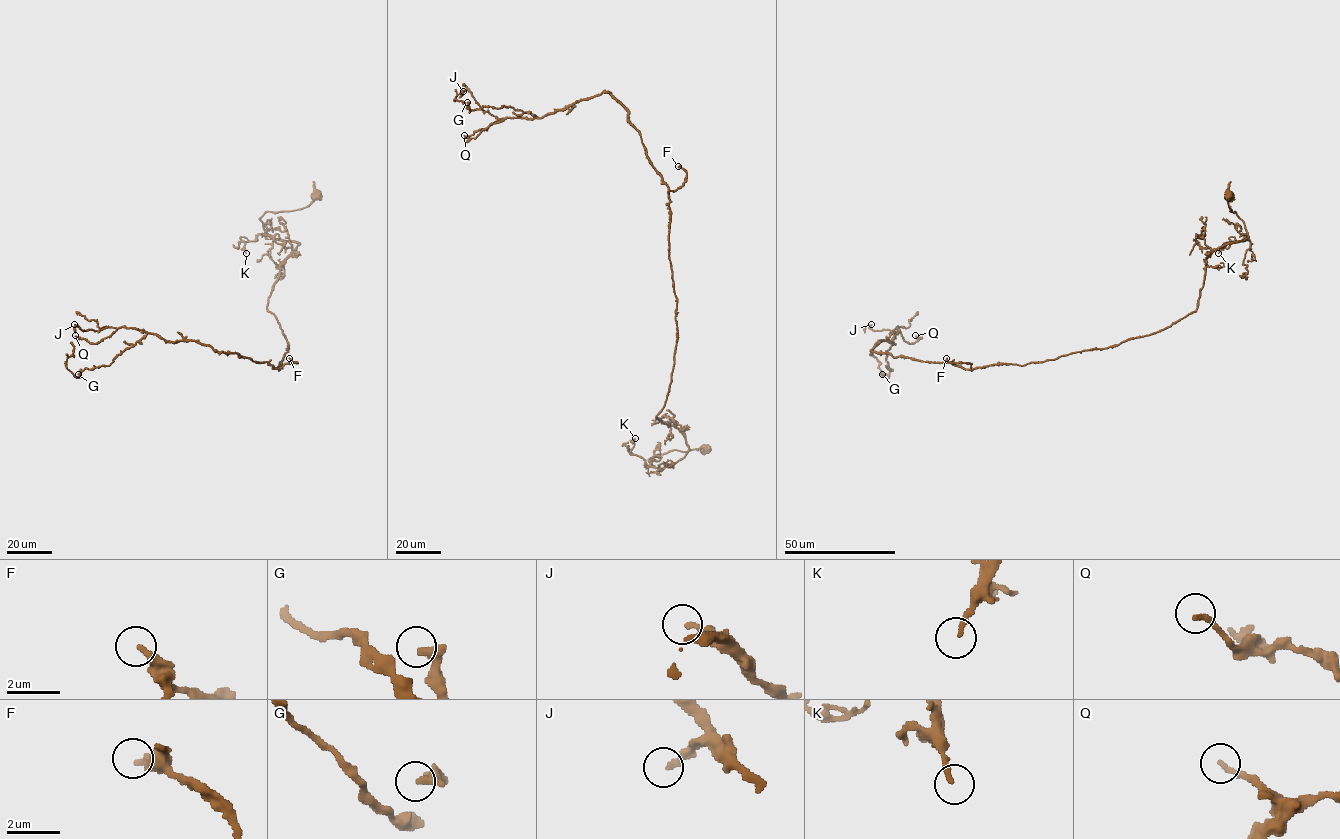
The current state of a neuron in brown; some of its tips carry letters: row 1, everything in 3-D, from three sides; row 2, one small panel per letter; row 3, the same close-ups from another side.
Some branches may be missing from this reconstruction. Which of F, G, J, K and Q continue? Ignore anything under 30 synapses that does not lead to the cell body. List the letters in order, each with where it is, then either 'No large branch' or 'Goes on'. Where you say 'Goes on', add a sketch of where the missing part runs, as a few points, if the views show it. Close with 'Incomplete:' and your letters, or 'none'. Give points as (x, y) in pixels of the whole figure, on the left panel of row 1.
F: Place: (289, 358). No large branch
G: Place: (78, 374). No large branch
J: Place: (74, 324). No large branch
K: Place: (246, 253). No large branch
Q: Place: (75, 335). Goes on
Incomplete: Q

